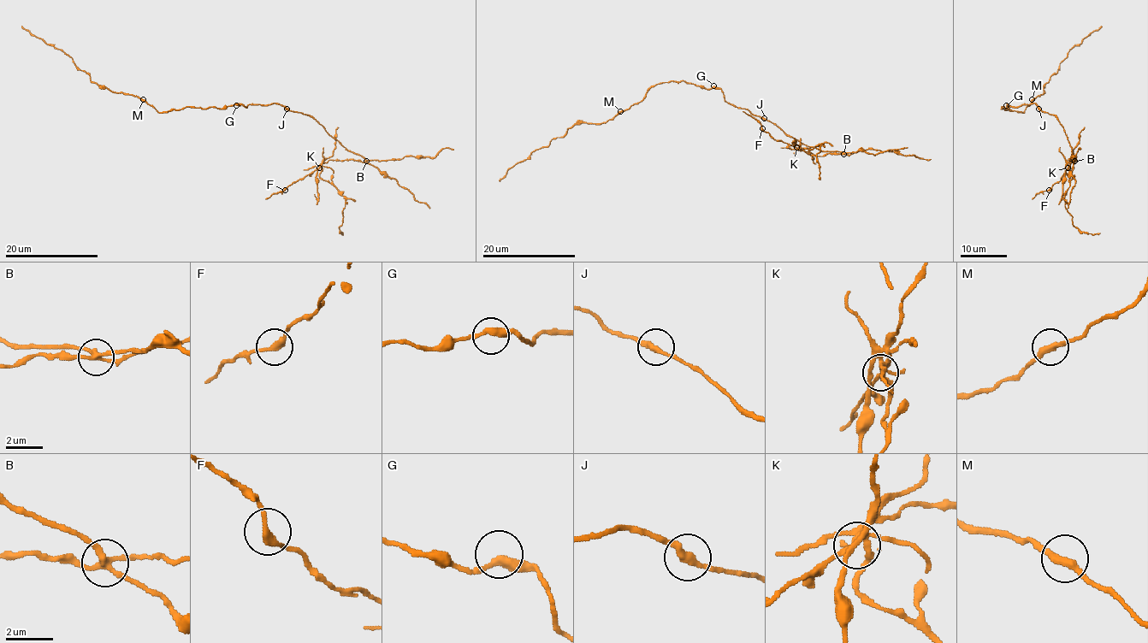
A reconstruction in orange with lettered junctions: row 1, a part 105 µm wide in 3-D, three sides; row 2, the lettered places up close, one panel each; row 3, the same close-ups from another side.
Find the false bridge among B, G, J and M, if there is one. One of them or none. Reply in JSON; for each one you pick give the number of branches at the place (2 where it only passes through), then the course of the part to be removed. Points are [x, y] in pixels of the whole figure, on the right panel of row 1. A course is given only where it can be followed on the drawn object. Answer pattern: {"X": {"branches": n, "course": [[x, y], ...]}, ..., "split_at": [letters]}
{"B": {"branches": 4, "course": [[1074, 161], [1077, 161], [1068, 165], [1068, 186], [1064, 206], [1074, 227], [1089, 233], [1100, 233]]}, "split_at": ["B"]}

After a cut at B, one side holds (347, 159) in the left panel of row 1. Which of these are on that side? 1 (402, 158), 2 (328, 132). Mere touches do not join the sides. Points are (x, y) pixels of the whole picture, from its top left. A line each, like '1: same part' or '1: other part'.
1: same part
2: other part

